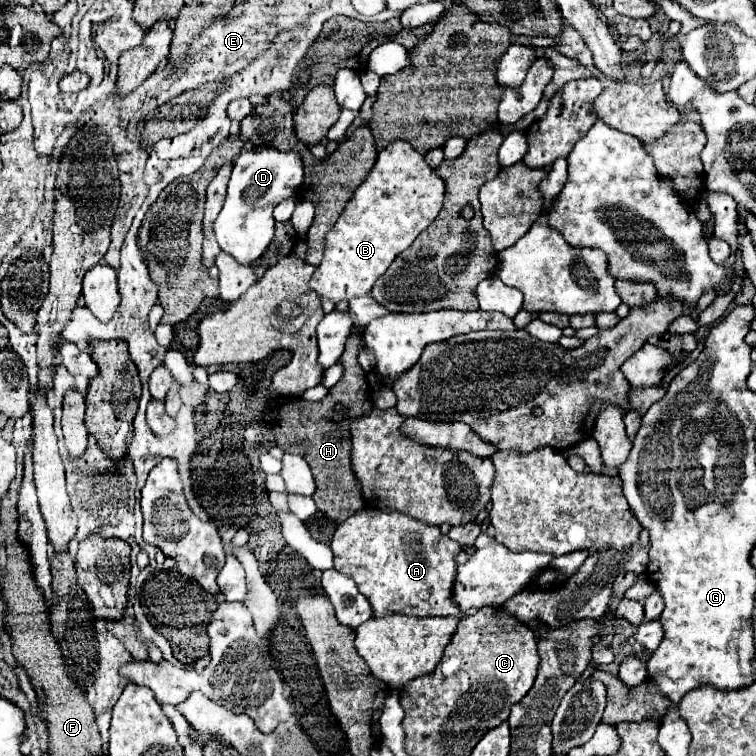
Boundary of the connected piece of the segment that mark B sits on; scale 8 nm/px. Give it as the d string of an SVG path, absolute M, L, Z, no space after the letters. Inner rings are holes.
M394 140L380 154L364 184L354 192L336 226L326 236L326 250L310 288L334 304L368 296L390 262L438 216L444 200L444 182L408 142Z

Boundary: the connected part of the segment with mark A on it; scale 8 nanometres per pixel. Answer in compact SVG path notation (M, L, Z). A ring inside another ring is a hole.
M362 510L356 516L350 516L346 522L342 522L336 528L330 548L336 556L334 568L356 582L358 590L368 598L376 618L390 616L390 614L406 614L406 616L418 616L418 618L426 618L426 616L460 618L458 604L452 600L452 584L458 568L456 556L460 554L462 548L458 542L444 536L438 526L424 524L400 512Z

